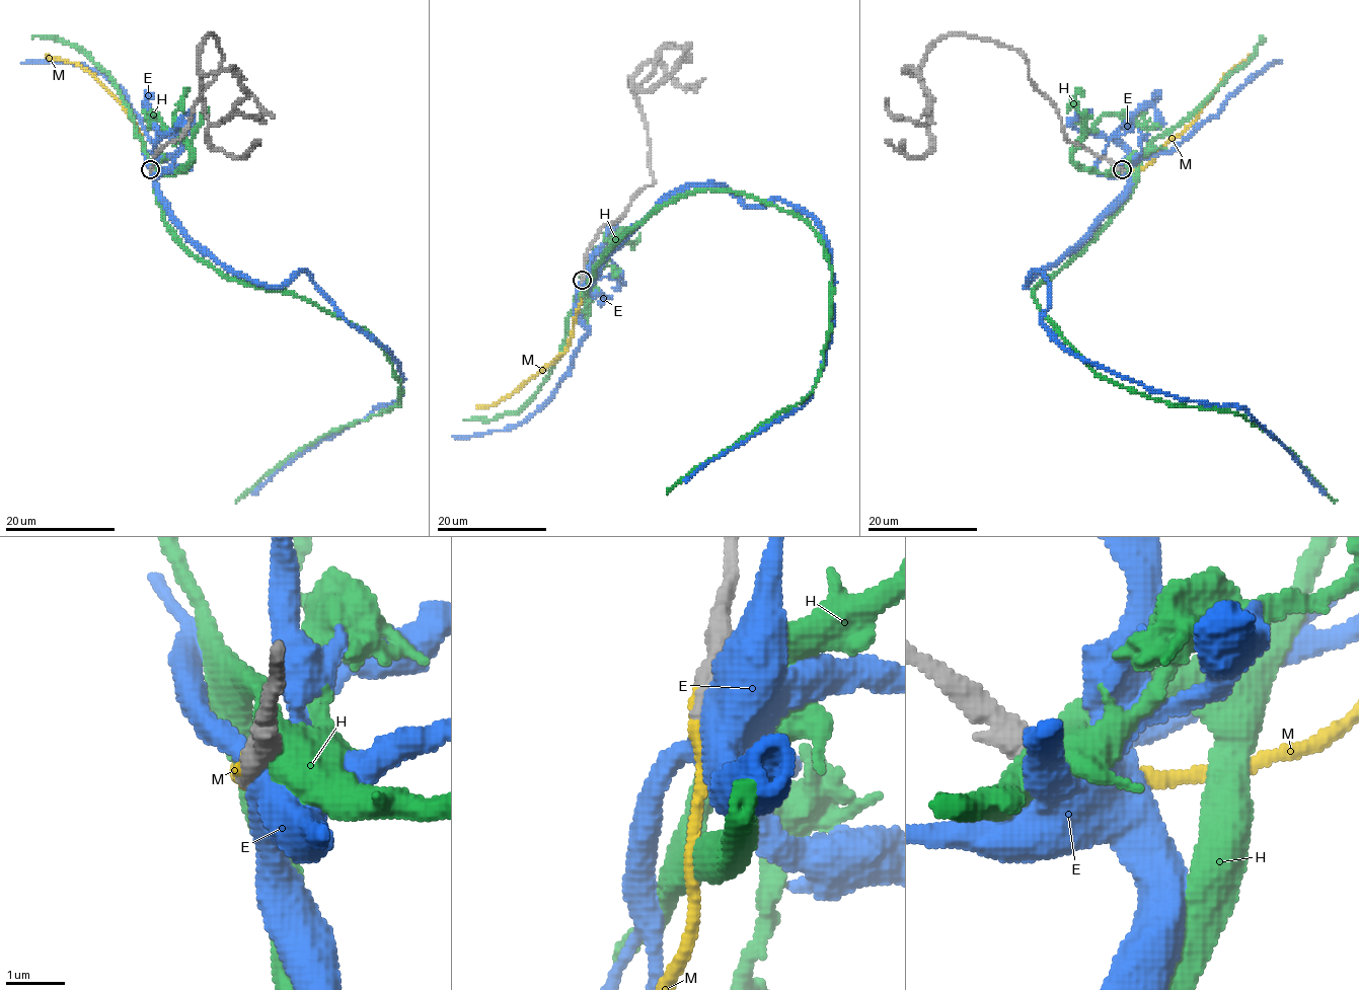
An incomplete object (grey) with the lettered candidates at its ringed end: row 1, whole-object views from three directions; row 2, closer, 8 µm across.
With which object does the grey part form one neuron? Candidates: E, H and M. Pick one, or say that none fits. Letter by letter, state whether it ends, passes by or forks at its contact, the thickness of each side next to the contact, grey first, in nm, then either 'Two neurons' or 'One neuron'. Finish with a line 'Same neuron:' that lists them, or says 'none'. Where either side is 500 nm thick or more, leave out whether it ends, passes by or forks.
E: Thickness 480 nm (grey) against 550 nm. Two neurons
H: Thickness 600 nm (grey) against 600 nm. Two neurons
M: It ends there. Thickness 480 nm (grey) against 280 nm. One neuron
Same neuron: M

